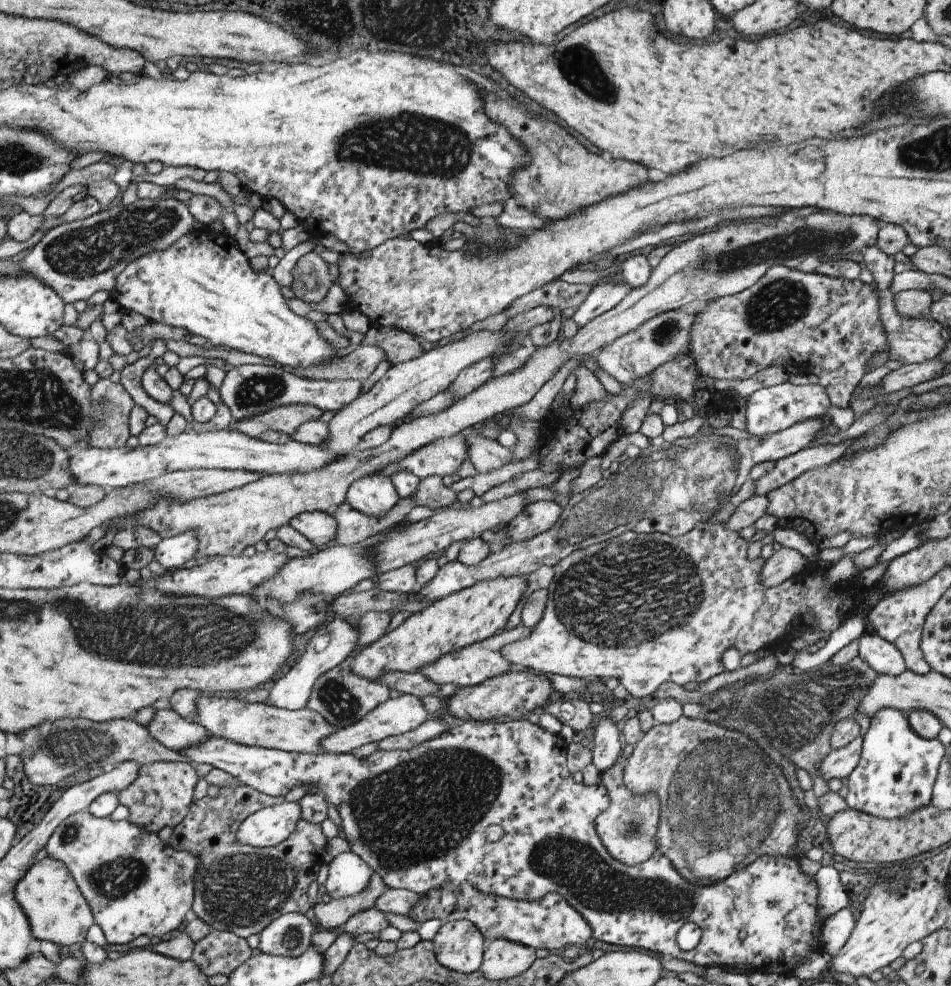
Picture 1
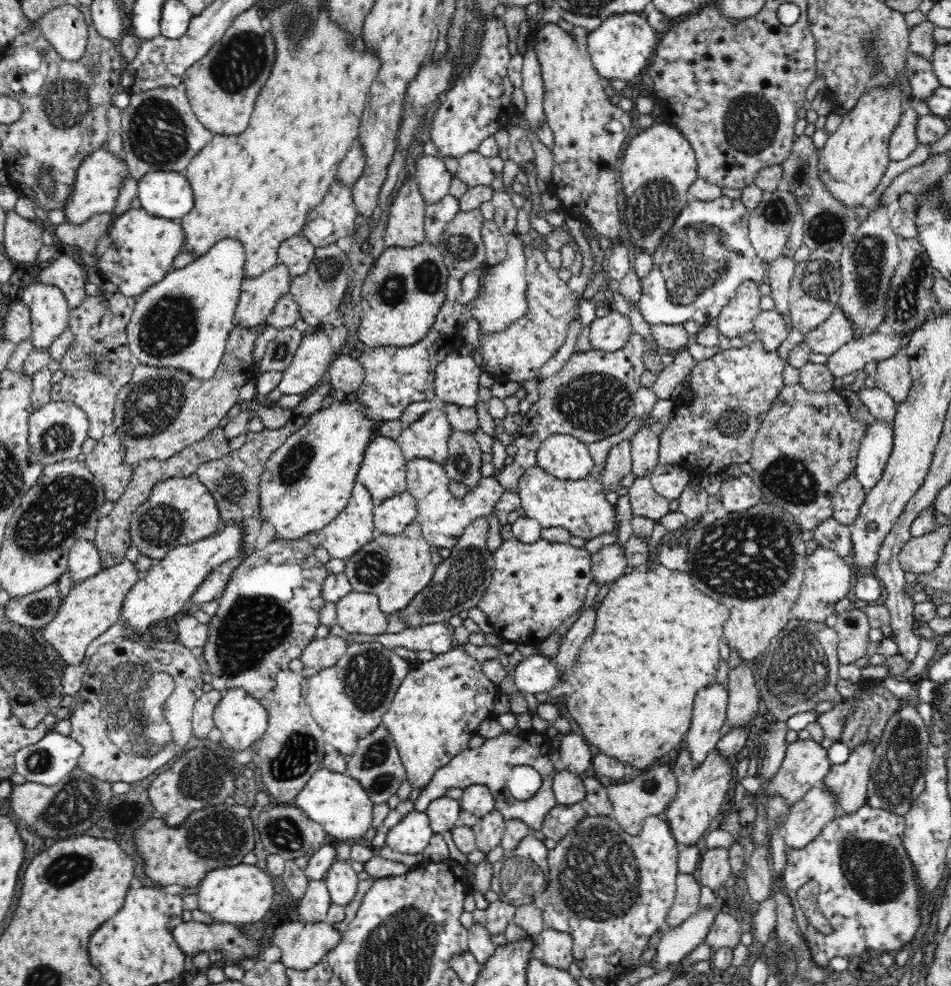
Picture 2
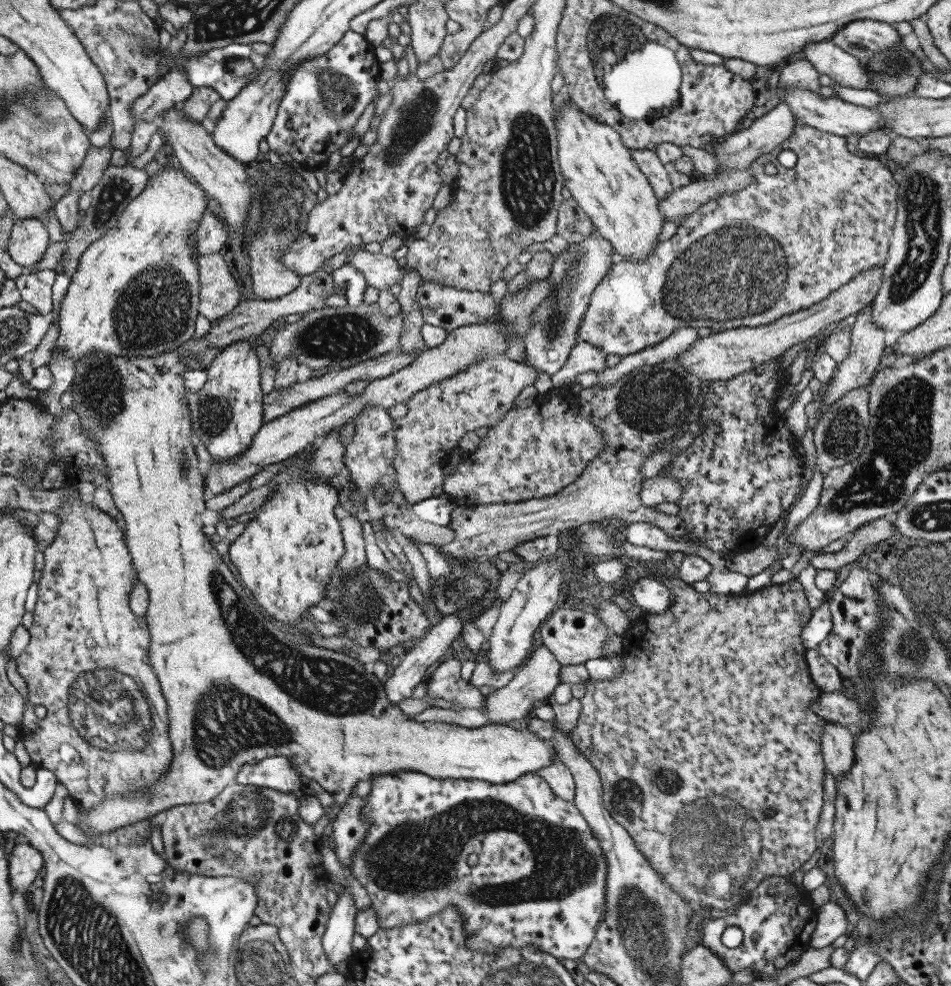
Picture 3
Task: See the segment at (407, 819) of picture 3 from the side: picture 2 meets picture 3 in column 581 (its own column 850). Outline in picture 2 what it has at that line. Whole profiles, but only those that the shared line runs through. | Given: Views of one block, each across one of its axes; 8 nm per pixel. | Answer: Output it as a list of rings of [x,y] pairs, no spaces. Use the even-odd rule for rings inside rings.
[[[867,802],[864,803],[862,808],[858,808],[854,814],[848,814],[848,816],[842,816],[842,818],[837,818],[832,820],[829,824],[824,826],[824,829],[821,833],[817,836],[816,841],[802,848],[786,848],[786,856],[787,856],[787,863],[785,866],[785,871],[783,872],[783,890],[788,895],[789,901],[793,906],[796,922],[802,936],[805,938],[806,944],[809,947],[809,950],[812,954],[812,959],[814,959],[814,963],[818,966],[822,966],[822,968],[827,968],[830,966],[830,961],[833,958],[839,956],[840,958],[851,958],[857,957],[861,953],[865,952],[867,948],[873,948],[874,950],[880,950],[883,953],[894,954],[898,952],[902,947],[907,946],[912,940],[914,934],[918,930],[918,926],[920,924],[920,906],[921,904],[921,894],[919,894],[919,888],[917,888],[917,880],[915,877],[915,870],[913,870],[913,866],[911,860],[909,859],[908,853],[903,845],[903,834],[906,829],[905,819],[898,814],[880,809],[880,808],[873,808],[872,805],[869,805]],[[809,880],[815,880],[820,884],[820,888],[822,891],[822,896],[826,898],[826,918],[831,924],[833,928],[833,933],[824,935],[820,933],[817,929],[812,927],[806,917],[804,917],[804,912],[800,909],[800,905],[796,900],[796,892],[798,892],[798,888],[804,886]]]

